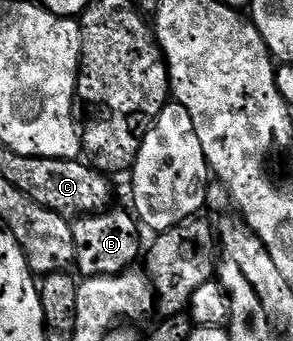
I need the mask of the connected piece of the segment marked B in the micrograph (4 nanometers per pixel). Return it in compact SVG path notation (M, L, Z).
M115 209L88 212L71 222L75 245L74 269L83 278L96 278L102 274L121 274L138 263L135 261L139 258L140 223L130 209L127 209L128 211Z

